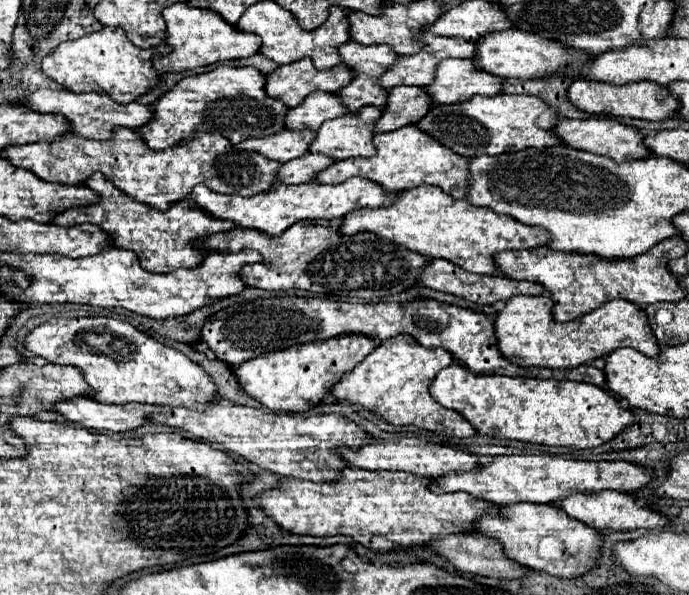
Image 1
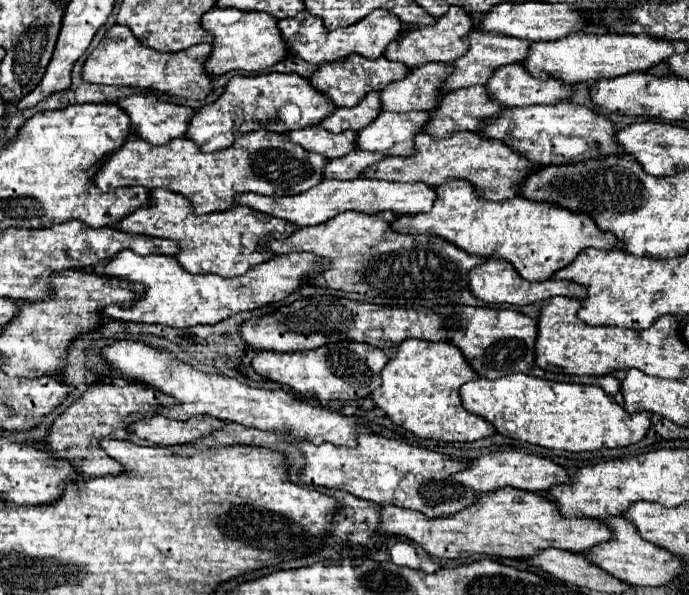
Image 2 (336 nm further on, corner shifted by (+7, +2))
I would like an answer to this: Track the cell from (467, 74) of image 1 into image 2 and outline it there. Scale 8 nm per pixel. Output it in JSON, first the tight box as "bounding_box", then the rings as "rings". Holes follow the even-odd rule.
{"bounding_box":[488,63,576,107],"rings":[[[510,63],[494,71],[488,91],[506,107],[526,107],[536,103],[560,103],[570,99],[576,85],[564,85],[546,73],[532,77],[522,63]]]}

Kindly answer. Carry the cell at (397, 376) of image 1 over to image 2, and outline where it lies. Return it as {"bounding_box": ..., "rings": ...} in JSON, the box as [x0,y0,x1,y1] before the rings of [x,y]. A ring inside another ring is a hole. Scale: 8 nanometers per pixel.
{"bounding_box":[372,339,496,441],"rings":[[[406,339],[394,359],[382,369],[382,387],[372,393],[372,399],[400,427],[412,431],[420,439],[436,441],[478,441],[496,433],[494,425],[462,407],[460,387],[466,381],[478,379],[470,369],[462,351],[444,341],[430,342]]]}

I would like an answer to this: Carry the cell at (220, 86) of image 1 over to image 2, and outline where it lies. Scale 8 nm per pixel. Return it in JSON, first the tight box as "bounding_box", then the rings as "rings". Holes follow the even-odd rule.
{"bounding_box":[188,73,336,153],"rings":[[[262,73],[262,75],[236,75],[226,91],[222,93],[222,97],[206,107],[202,107],[188,129],[188,139],[192,139],[204,153],[208,151],[218,151],[218,149],[226,149],[234,143],[236,133],[248,133],[248,131],[256,131],[256,129],[266,129],[266,131],[274,131],[274,133],[288,133],[294,129],[302,129],[302,127],[312,127],[316,123],[320,123],[324,117],[328,117],[328,113],[332,113],[332,109],[336,109],[336,105],[332,105],[332,101],[324,101],[324,97],[320,97],[320,93],[316,93],[316,89],[312,89],[312,85],[308,85],[308,79],[290,73]]]}

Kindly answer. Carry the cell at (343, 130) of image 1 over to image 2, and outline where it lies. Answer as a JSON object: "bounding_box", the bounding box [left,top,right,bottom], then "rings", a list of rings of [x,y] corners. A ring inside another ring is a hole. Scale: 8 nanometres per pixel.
{"bounding_box":[358,111,428,157],"rings":[[[384,111],[380,113],[380,117],[376,117],[376,121],[358,131],[358,147],[364,151],[410,157],[416,153],[414,135],[422,133],[420,125],[424,125],[424,121],[428,121],[426,111]]]}

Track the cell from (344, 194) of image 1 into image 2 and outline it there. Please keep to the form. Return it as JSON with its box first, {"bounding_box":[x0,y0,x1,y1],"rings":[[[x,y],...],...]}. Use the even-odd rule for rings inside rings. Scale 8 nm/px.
{"bounding_box":[236,179,436,227],"rings":[[[324,179],[316,187],[308,189],[306,193],[300,195],[290,195],[290,197],[266,197],[258,193],[242,193],[236,197],[238,205],[252,207],[260,213],[280,217],[284,221],[290,221],[298,227],[310,227],[310,225],[320,225],[328,219],[332,219],[338,213],[344,211],[360,211],[360,213],[380,213],[380,211],[392,211],[396,215],[416,215],[416,213],[426,213],[432,209],[436,201],[436,191],[430,185],[424,183],[390,183],[390,181],[380,181],[380,179],[354,179],[354,181],[338,181],[338,179]]]}

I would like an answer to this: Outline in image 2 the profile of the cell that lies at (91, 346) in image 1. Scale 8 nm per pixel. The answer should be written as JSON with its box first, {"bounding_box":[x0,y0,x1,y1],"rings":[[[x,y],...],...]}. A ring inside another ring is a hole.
{"bounding_box":[104,341,364,447],"rings":[[[116,341],[114,345],[104,349],[104,357],[112,365],[112,369],[124,373],[126,377],[140,379],[146,385],[152,385],[160,389],[162,393],[176,397],[180,405],[166,407],[166,409],[160,407],[160,413],[164,417],[172,417],[178,421],[186,421],[188,417],[194,417],[194,415],[208,415],[220,421],[234,421],[250,429],[286,433],[296,439],[314,443],[314,445],[332,443],[332,445],[344,445],[344,447],[356,447],[356,437],[364,431],[364,423],[360,419],[344,415],[342,411],[332,411],[328,407],[300,401],[298,397],[282,389],[276,389],[276,391],[254,389],[254,387],[238,383],[236,379],[200,373],[198,369],[186,363],[174,361],[166,351],[158,351],[144,343]]]}

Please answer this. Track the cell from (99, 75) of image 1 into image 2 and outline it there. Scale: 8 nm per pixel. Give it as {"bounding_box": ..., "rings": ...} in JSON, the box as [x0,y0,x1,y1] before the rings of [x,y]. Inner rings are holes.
{"bounding_box":[82,25,214,99],"rings":[[[114,25],[108,29],[108,37],[100,41],[100,47],[96,47],[88,55],[82,69],[82,77],[88,83],[150,89],[158,93],[176,95],[182,99],[206,99],[214,89],[214,79],[210,79],[210,75],[204,69],[204,61],[210,57],[210,51],[210,43],[200,43],[190,47],[188,51],[160,53],[142,45],[128,27]]]}

